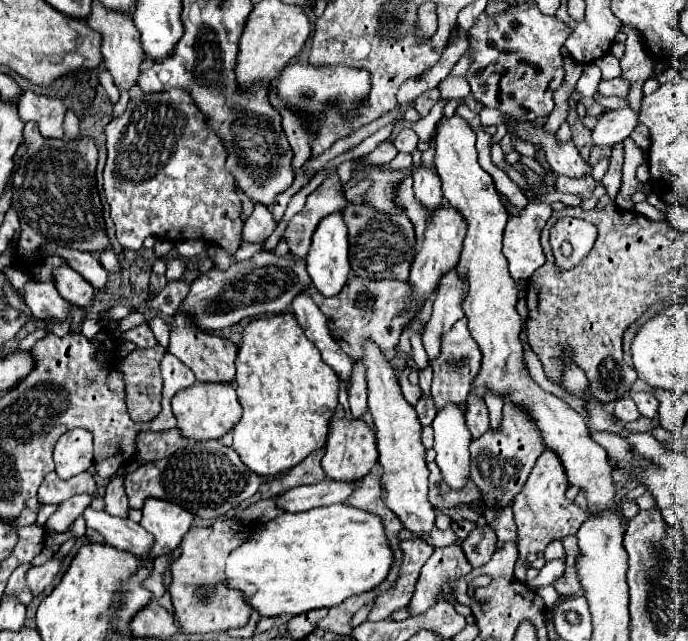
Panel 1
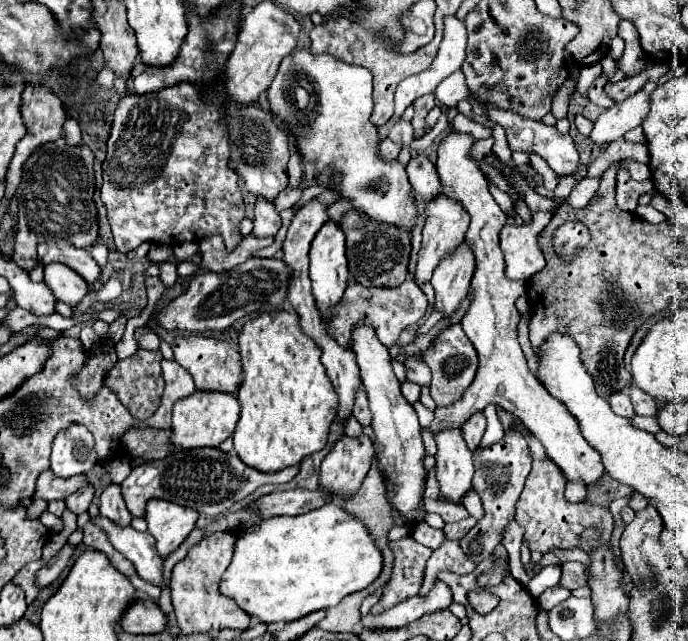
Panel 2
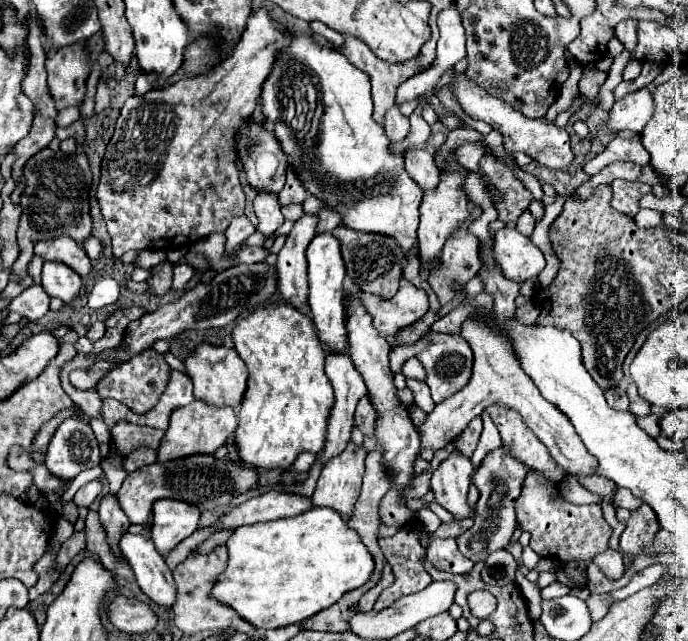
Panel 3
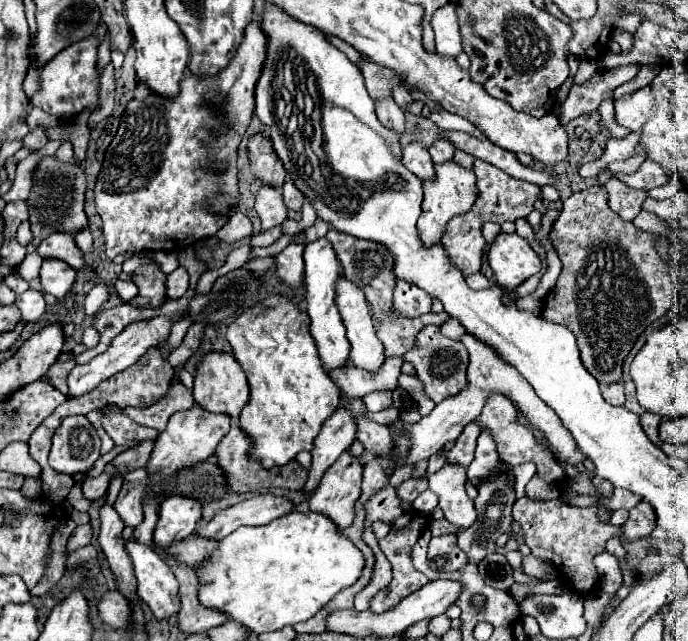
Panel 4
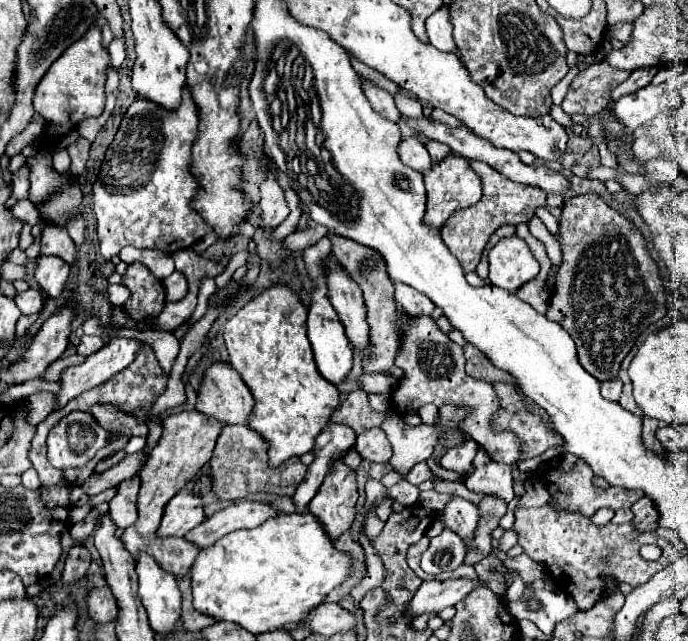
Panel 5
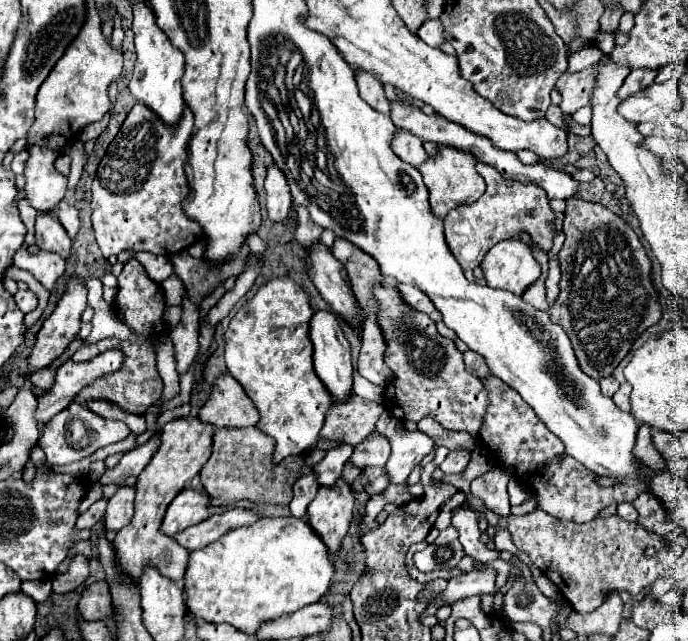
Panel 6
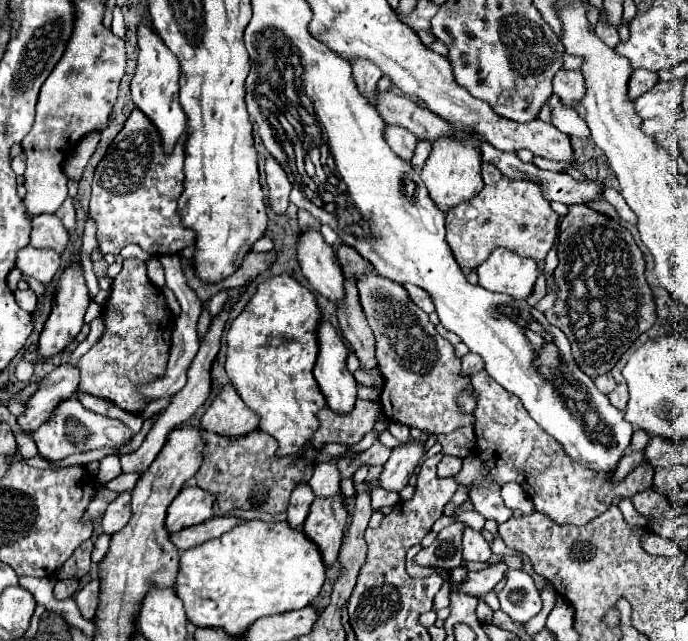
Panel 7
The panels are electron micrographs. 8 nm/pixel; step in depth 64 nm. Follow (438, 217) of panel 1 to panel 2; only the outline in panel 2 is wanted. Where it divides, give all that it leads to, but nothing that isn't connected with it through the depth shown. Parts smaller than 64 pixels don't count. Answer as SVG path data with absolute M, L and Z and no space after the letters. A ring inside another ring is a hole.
M440 192L432 200L426 200L424 214L426 216L424 216L424 228L422 228L422 248L420 248L420 258L416 266L416 282L428 282L432 278L436 264L464 240L464 234L468 228L466 208L456 200L448 198L444 192Z

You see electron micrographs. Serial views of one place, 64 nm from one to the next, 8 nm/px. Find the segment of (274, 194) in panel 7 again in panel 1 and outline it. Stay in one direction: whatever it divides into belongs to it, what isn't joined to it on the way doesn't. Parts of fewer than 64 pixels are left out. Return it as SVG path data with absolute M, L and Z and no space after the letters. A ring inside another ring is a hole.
M256 202L252 216L244 224L244 240L246 242L264 242L276 230L276 226L278 226L278 222L274 220L270 208Z

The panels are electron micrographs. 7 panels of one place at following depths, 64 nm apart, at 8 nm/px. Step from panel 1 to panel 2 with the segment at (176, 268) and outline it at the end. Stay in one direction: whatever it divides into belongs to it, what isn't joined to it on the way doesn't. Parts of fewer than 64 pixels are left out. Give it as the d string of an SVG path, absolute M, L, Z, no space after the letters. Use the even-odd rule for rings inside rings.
M164 262L160 264L160 280L166 288L172 288L174 282L176 282L176 264L174 262Z

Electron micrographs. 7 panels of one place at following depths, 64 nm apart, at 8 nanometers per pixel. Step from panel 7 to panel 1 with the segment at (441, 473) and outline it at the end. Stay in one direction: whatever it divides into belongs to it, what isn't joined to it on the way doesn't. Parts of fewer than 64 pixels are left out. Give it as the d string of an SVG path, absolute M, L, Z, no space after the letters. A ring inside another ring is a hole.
M468 396L466 402L466 426L472 434L472 440L480 438L488 430L488 410L482 400L476 400L476 396Z

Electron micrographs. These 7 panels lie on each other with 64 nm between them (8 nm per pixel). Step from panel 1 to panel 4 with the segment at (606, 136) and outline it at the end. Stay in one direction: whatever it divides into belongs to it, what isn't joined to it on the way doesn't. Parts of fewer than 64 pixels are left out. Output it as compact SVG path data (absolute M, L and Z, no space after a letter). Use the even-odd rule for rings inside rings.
M652 86L640 88L628 96L622 96L614 102L616 108L616 122L620 126L626 126L628 130L640 130L650 116L654 114L654 94Z

